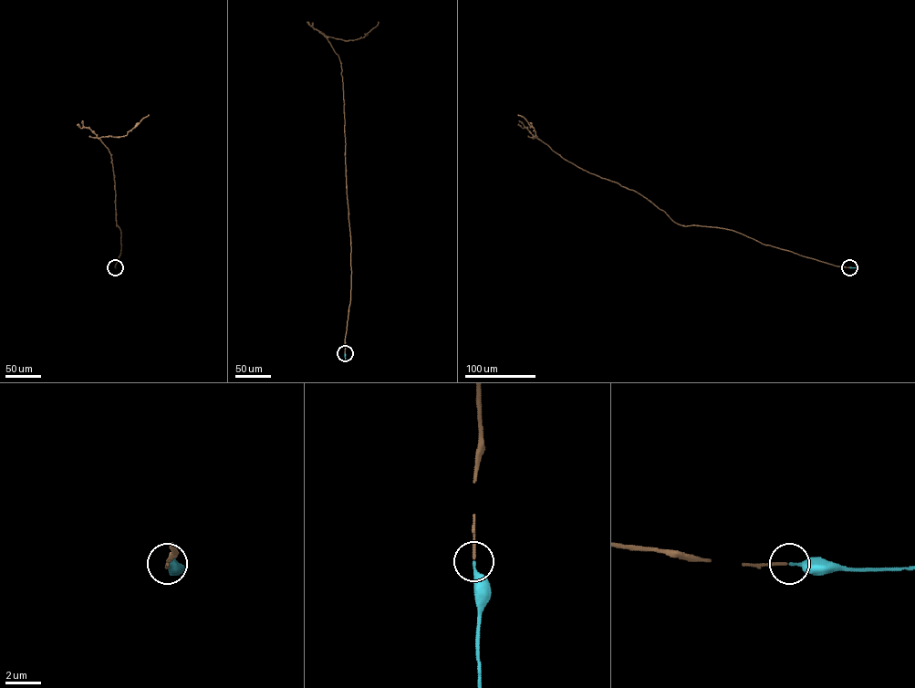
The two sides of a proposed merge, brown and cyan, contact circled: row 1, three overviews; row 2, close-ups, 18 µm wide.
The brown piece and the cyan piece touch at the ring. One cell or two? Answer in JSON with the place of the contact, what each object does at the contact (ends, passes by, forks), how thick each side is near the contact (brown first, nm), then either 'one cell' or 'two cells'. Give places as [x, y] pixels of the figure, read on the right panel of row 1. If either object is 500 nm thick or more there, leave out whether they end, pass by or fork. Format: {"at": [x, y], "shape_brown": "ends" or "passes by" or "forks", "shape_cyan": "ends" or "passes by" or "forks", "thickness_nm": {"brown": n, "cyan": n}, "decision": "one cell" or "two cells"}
{"at": [849, 267], "shape_brown": "ends", "shape_cyan": "ends", "thickness_nm": {"brown": 150, "cyan": 240}, "decision": "one cell"}

